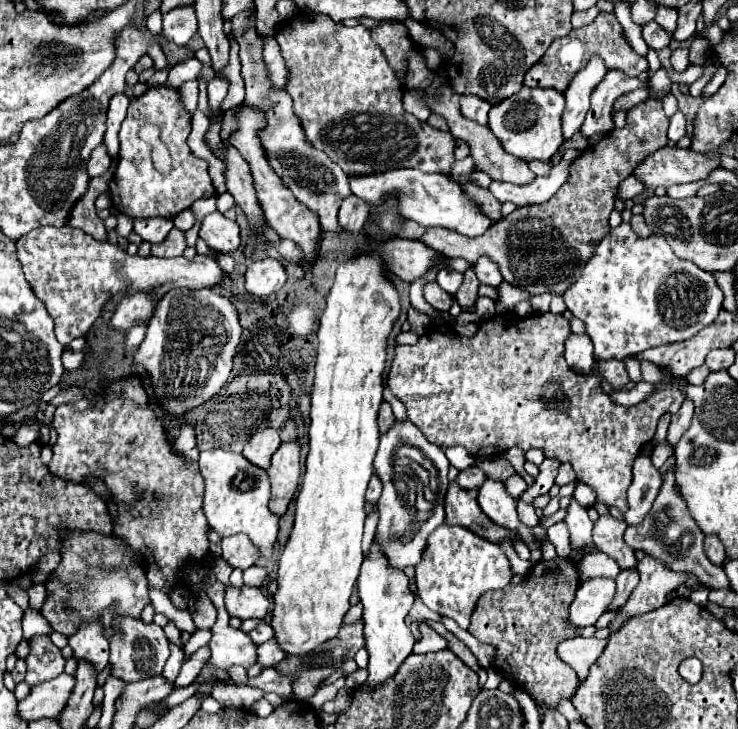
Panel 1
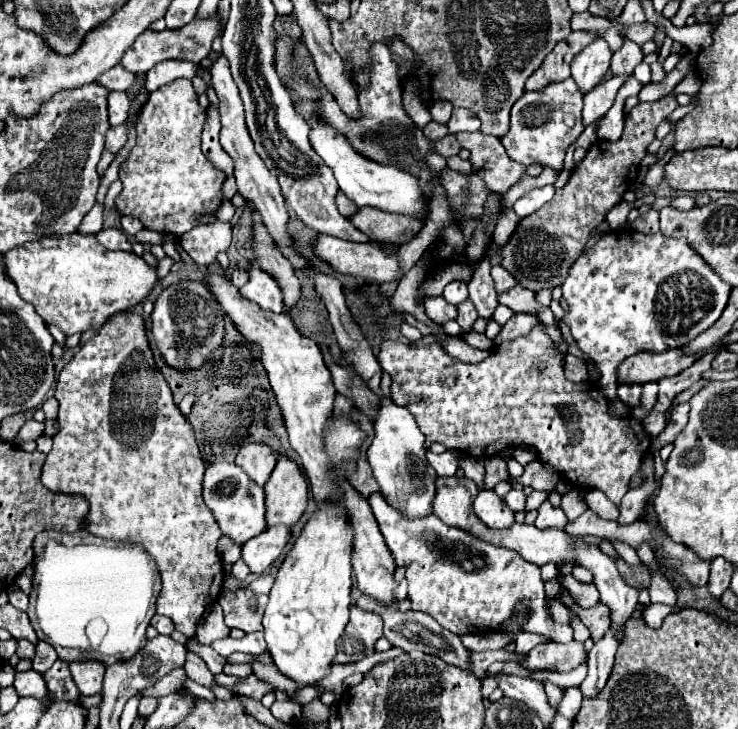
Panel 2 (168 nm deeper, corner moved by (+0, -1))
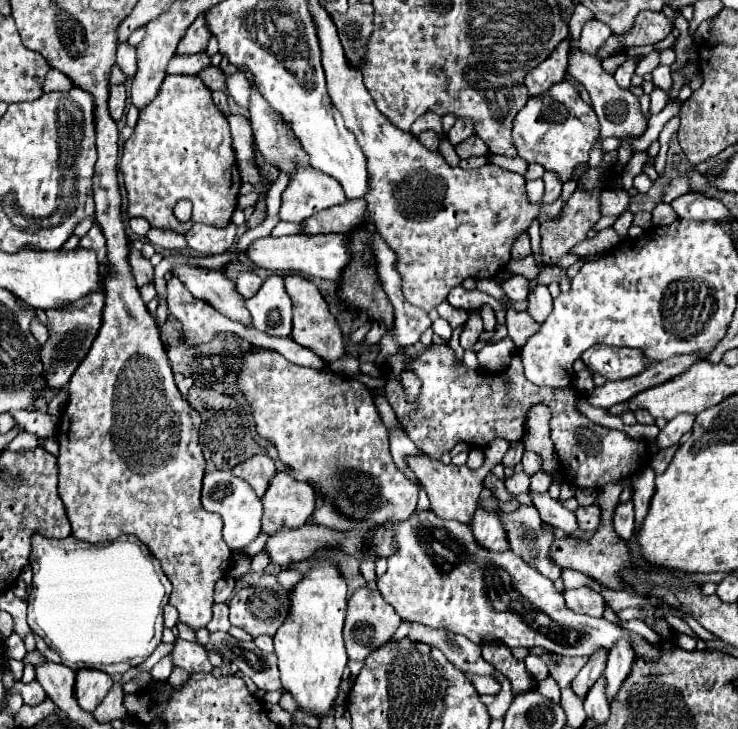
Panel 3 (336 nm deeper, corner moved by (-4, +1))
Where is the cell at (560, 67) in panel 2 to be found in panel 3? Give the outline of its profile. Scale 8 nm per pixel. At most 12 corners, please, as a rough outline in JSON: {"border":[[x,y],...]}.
{"border":[[565,39],[527,73],[529,95],[565,79],[571,41]]}

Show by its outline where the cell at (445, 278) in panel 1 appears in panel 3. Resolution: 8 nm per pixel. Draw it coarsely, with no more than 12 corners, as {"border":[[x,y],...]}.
{"border":[[453,287],[447,301],[457,309],[493,307],[497,332],[488,343],[507,337],[506,311],[499,301],[477,289]]}

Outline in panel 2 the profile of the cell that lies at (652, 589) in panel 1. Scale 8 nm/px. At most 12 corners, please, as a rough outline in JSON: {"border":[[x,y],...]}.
{"border":[[611,631],[589,653],[589,673],[579,685],[595,699],[613,671],[619,643]]}

